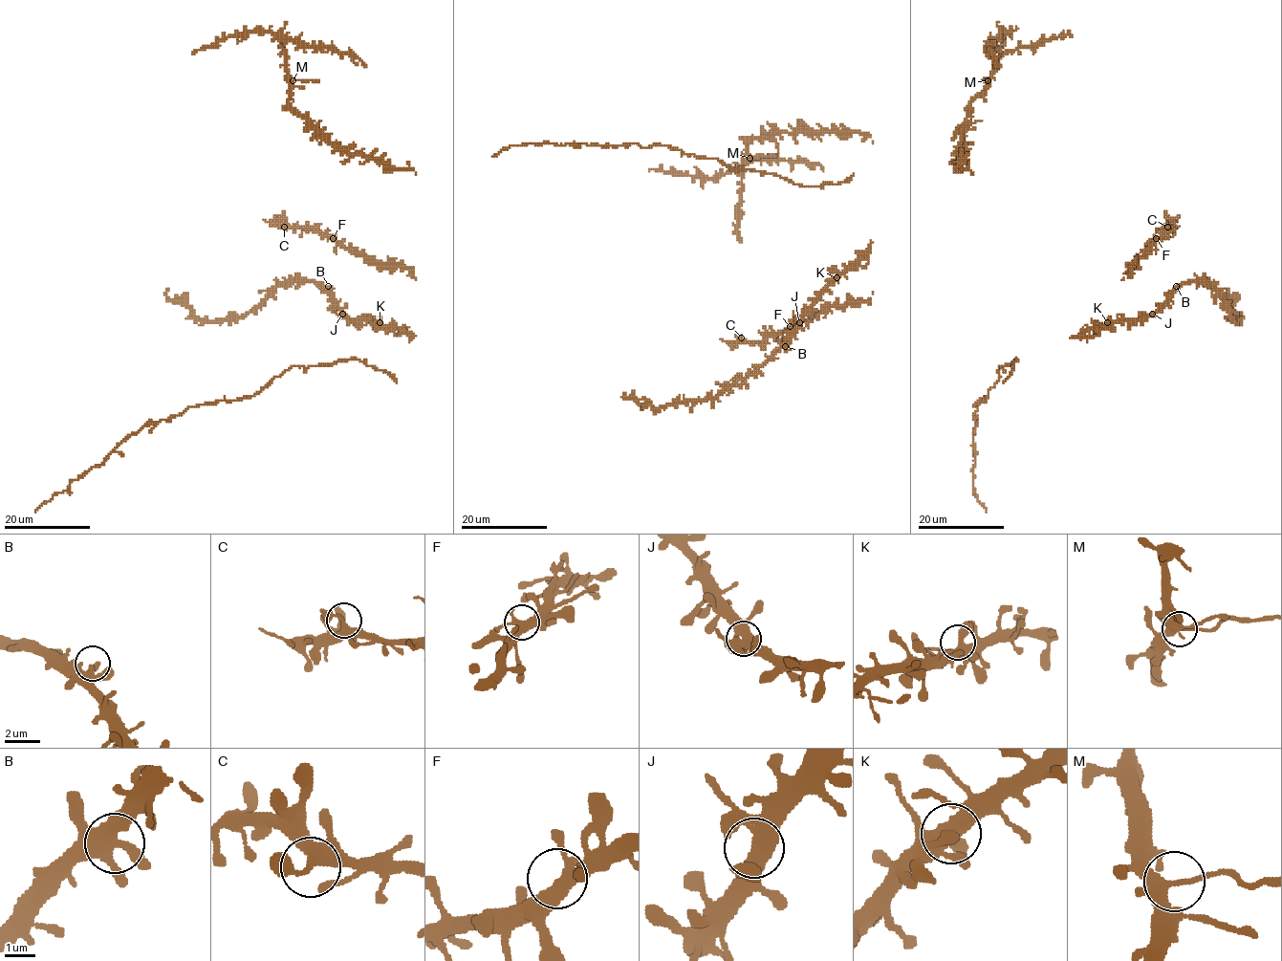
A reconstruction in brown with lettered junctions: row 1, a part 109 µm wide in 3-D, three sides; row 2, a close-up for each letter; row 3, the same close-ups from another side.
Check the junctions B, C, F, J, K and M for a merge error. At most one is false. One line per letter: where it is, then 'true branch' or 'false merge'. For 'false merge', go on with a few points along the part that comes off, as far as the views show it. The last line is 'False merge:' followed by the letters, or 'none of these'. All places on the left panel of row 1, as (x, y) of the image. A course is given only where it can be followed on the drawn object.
B: at (328, 286); true branch
C: at (284, 227); true branch
F: at (333, 238); true branch
J: at (342, 314); true branch
K: at (380, 322); true branch
M: at (293, 80); false merge; foreign part runs (293, 80), (319, 81)
False merge: M

